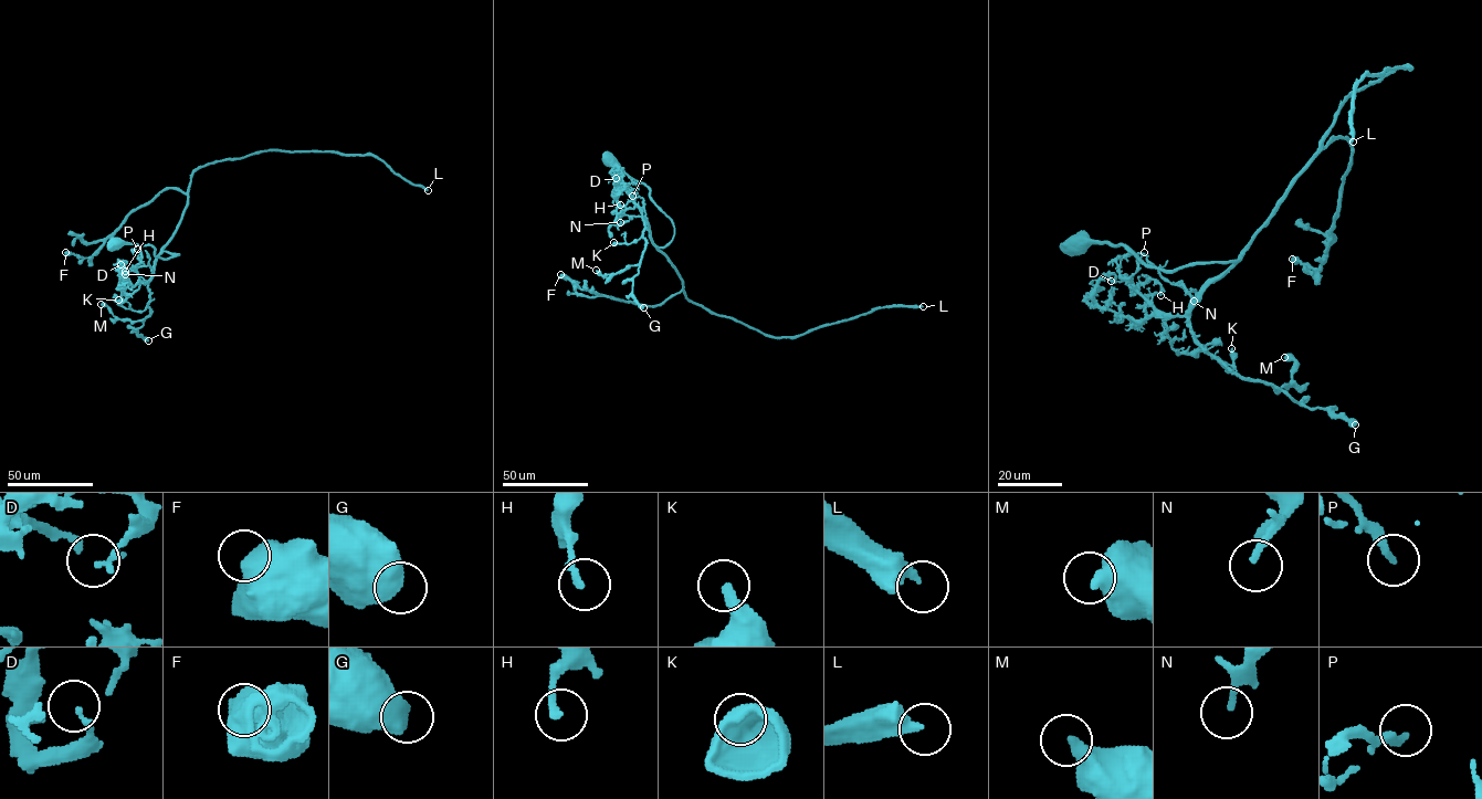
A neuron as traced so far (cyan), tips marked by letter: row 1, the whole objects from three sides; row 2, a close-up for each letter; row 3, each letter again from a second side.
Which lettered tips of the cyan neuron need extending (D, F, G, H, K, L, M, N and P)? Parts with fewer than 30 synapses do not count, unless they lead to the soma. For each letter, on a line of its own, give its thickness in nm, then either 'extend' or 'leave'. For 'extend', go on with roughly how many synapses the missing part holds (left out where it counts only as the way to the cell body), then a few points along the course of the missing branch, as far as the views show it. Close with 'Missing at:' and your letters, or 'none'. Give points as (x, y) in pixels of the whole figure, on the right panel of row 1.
D: 160 nm thick; leave
F: 700 nm thick; leave
G: 650 nm thick; leave
H: 200 nm thick; leave
K: 380 nm thick; leave
L: 360 nm thick; extend; about 130 synapses; missing branch runs (1353, 142), (1337, 157), (1335, 186), (1322, 212), (1297, 216), (1286, 224)
M: 500 nm thick; leave
N: 160 nm thick; leave
P: 240 nm thick; leave
Missing at: L

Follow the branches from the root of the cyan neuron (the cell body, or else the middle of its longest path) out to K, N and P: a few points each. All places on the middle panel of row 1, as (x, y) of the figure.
K: (611, 161), (648, 188), (674, 229), (664, 246), (653, 242), (643, 220), (638, 240), (613, 242)
N: (611, 161), (648, 188), (651, 200), (671, 220), (674, 235), (658, 246), (644, 217), (632, 216), (620, 222)
P: (611, 161), (642, 182), (671, 220), (674, 235), (664, 246), (653, 242), (633, 182), (632, 196)

